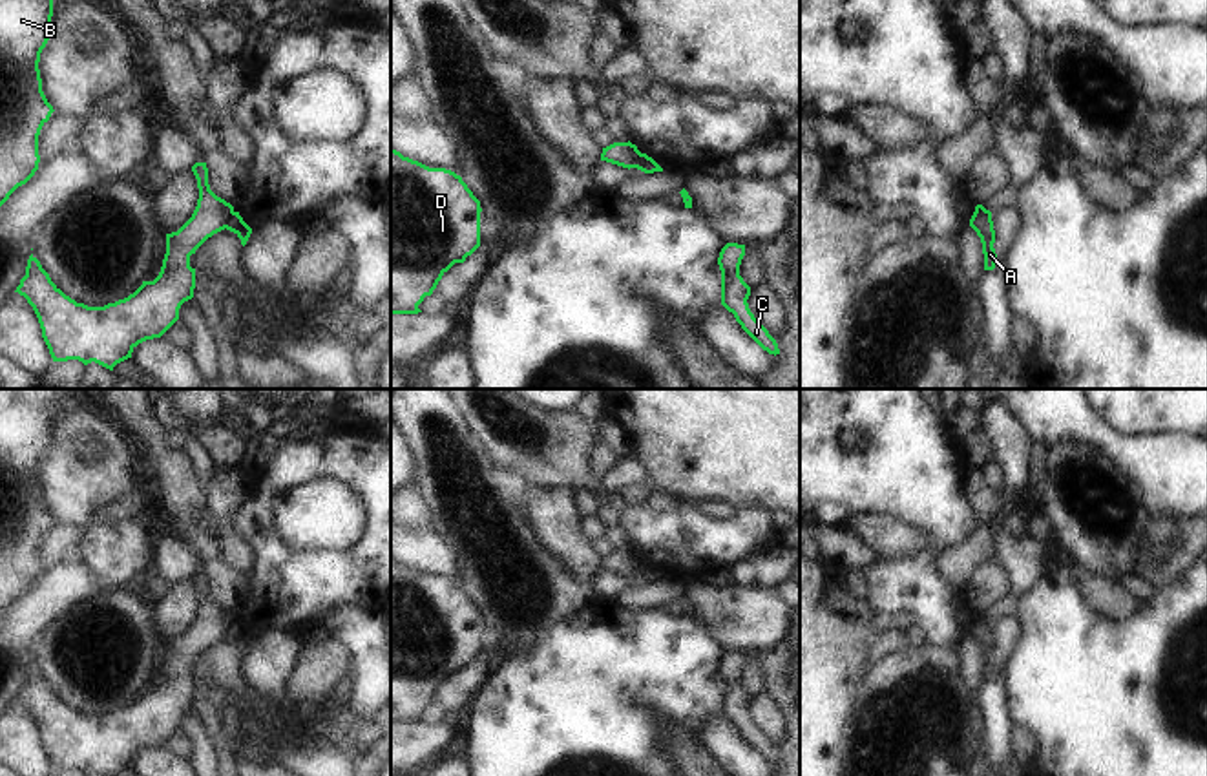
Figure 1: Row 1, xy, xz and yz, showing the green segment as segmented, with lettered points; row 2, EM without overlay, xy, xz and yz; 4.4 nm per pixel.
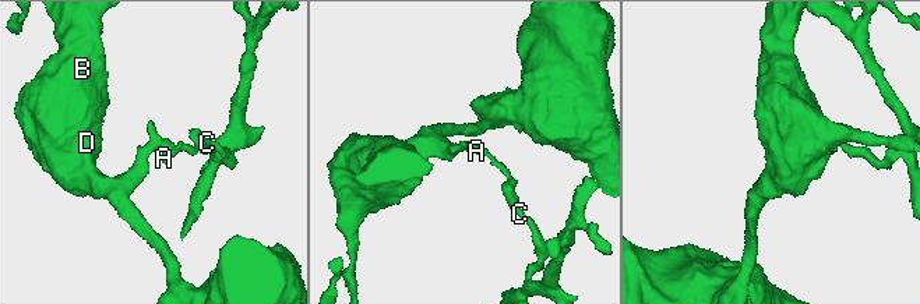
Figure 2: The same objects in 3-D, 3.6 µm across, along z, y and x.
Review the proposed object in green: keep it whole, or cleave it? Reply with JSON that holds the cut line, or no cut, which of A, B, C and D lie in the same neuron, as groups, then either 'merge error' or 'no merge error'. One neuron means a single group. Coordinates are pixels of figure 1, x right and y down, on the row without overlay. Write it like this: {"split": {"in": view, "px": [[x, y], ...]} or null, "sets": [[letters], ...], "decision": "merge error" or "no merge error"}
{"split": {"in": "xy", "px": [[232, 619], [223, 636]]}, "sets": [["A", "C"], ["B", "D"]], "decision": "merge error"}

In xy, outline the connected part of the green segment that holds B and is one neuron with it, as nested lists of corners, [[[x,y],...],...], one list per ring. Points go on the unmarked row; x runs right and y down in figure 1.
[[[0,389],[0,615],[38,579],[38,544],[55,520],[42,500],[40,462],[55,431],[53,407],[64,389]]]

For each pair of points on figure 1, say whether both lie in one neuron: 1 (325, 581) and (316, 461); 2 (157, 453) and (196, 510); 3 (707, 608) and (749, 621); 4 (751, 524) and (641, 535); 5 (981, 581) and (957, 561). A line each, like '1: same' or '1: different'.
1: same
2: same
3: same
4: same
5: different

